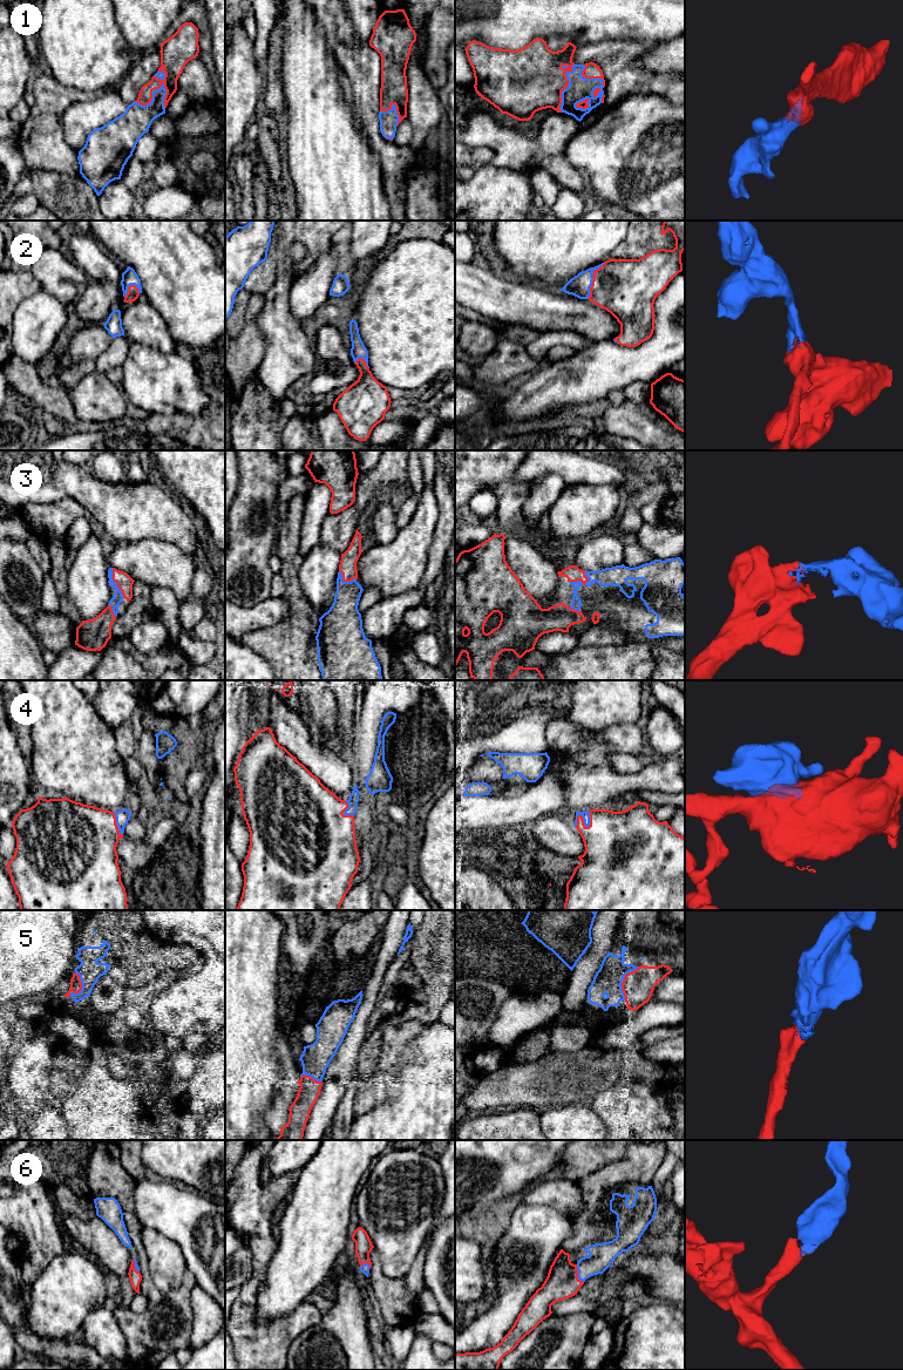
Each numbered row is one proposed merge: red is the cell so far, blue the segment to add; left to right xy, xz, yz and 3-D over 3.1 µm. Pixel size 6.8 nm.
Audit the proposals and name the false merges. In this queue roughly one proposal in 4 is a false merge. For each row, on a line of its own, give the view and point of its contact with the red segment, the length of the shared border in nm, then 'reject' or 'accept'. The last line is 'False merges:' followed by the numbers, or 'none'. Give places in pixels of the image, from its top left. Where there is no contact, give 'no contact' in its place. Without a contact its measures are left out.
1: contact xy (151, 93); length 300 nm; accept
2: contact yz (593, 279); length 280 nm; accept
3: contact xy (116, 582); length 220 nm; accept
4: contact yz (583, 822); length 150 nm; accept
5: contact yz (623, 981); length 260 nm; accept
6: contact yz (577, 1274); length 140 nm; accept
False merges: none

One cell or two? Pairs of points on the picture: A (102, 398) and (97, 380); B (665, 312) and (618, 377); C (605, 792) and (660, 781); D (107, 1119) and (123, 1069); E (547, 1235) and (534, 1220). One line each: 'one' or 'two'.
A: one
B: one
C: one
D: two
E: one

